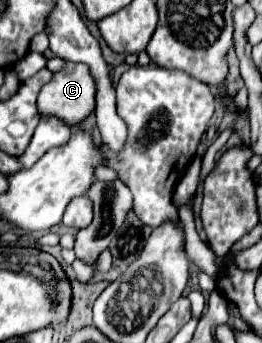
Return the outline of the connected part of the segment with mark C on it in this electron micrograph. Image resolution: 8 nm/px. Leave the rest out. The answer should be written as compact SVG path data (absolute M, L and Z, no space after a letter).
M65 60L65 66L59 72L53 72L53 78L43 86L37 108L39 114L57 116L69 126L75 126L93 112L95 94L97 84L93 84L89 68Z

